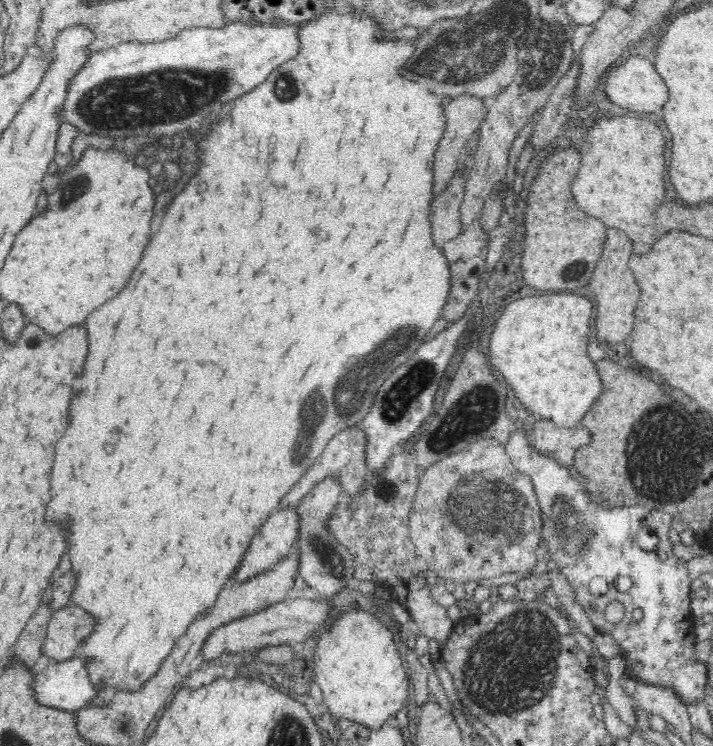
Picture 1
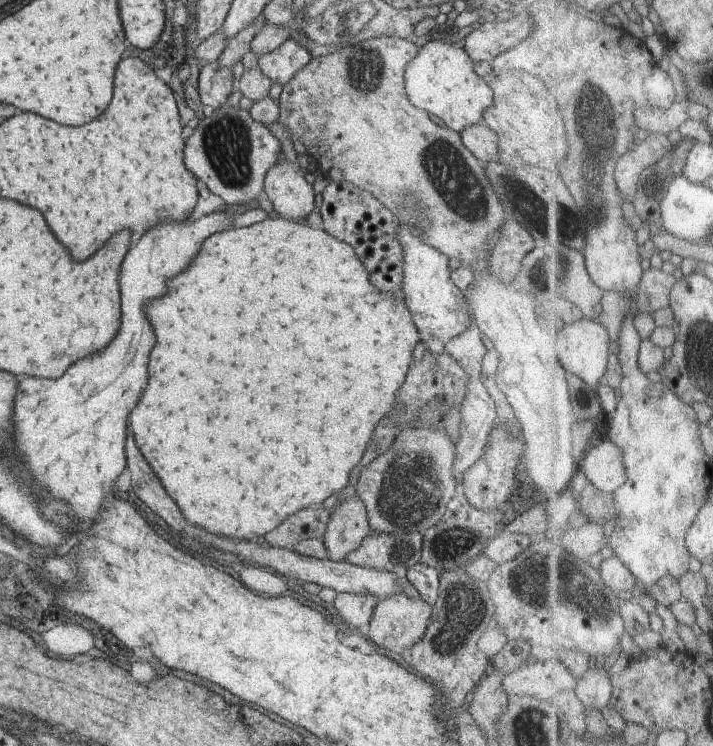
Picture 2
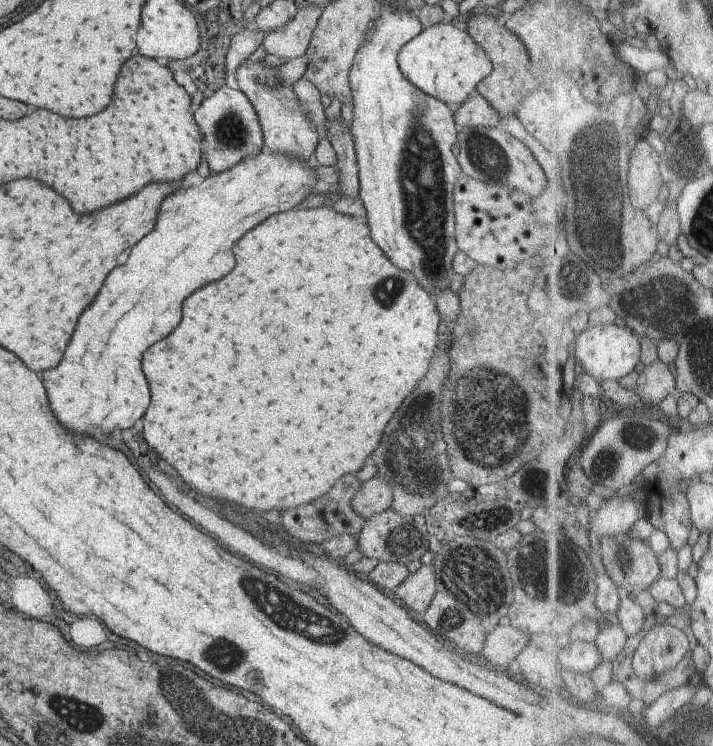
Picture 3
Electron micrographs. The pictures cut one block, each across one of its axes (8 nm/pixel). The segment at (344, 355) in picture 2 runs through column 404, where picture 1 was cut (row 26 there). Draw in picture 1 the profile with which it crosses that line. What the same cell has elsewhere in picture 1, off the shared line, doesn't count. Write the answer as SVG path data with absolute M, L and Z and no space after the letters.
M333 8L333 9L331 9L331 10L329 10L329 11L328 11L328 12L327 12L327 13L325 13L325 14L324 14L324 16L322 16L322 17L318 17L318 18L317 18L317 19L314 19L314 18L313 18L313 19L310 19L310 20L309 20L309 21L308 21L308 22L307 22L307 23L306 23L306 24L305 24L305 25L304 25L304 26L303 26L303 27L302 27L302 28L301 28L301 29L300 29L300 30L299 30L299 43L300 43L300 48L299 48L299 53L298 53L298 54L297 54L297 55L296 55L296 56L295 56L295 57L294 57L294 58L293 58L293 59L290 59L290 60L289 60L289 61L286 61L286 62L285 62L285 63L284 63L284 64L282 64L282 66L281 66L281 67L278 67L278 68L275 68L275 69L274 69L274 70L273 70L273 71L272 71L272 74L269 74L269 75L268 75L268 78L267 78L267 79L266 79L266 80L265 80L265 81L264 81L264 82L263 82L263 83L262 83L262 84L259 84L259 85L258 85L258 86L257 86L257 87L256 87L256 88L254 88L254 90L253 90L253 91L250 91L250 92L249 92L249 93L246 93L246 94L245 94L245 95L242 95L242 96L241 96L241 97L238 97L238 98L237 98L237 99L236 99L236 100L234 100L234 102L231 102L231 104L230 104L230 106L229 106L229 108L228 108L228 109L227 109L227 110L226 110L226 111L224 111L224 112L223 112L223 113L222 113L222 114L221 114L221 122L220 122L220 123L219 123L219 124L218 124L218 125L216 125L216 126L214 126L214 127L213 127L213 128L214 128L214 129L213 129L213 130L212 130L212 131L211 131L211 132L210 132L210 133L209 133L209 135L208 135L208 136L206 136L206 140L202 140L202 142L200 142L200 156L199 156L199 157L200 157L200 168L198 168L198 172L196 172L196 176L194 176L194 178L192 178L192 179L191 179L191 180L190 180L190 182L188 182L188 184L186 184L186 188L184 188L184 190L182 190L182 192L180 192L180 194L178 194L178 196L176 196L176 198L174 198L174 202L172 202L172 204L170 204L170 208L168 208L168 210L166 210L166 214L164 214L164 218L162 218L162 222L160 222L160 230L158 230L158 232L156 232L156 234L154 234L154 236L152 236L152 240L150 240L150 244L148 244L148 246L146 246L146 250L144 250L144 254L142 254L142 260L140 260L140 264L138 264L138 266L136 266L136 270L134 270L134 272L132 272L132 276L130 276L130 280L128 280L128 282L126 282L126 288L124 288L124 290L122 290L122 292L120 292L120 294L118 294L118 296L116 296L116 298L112 298L112 300L108 300L108 302L106 302L106 304L102 304L102 306L100 306L100 308L96 308L96 310L94 310L94 312L92 312L92 314L90 314L90 316L88 316L88 320L86 320L86 330L88 330L88 344L90 344L90 348L88 348L88 358L86 358L86 366L84 366L84 370L82 370L82 376L80 376L80 386L82 386L82 388L80 388L80 390L78 390L78 394L82 394L82 398L72 398L72 402L70 402L70 428L68 428L68 430L66 430L66 432L64 432L64 436L62 436L62 438L60 438L60 444L58 444L58 446L56 446L56 456L54 456L54 470L52 470L52 490L50 490L50 492L52 492L52 500L50 500L50 506L46 506L46 520L54 520L54 522L56 522L56 524L68 524L68 526L70 526L70 536L68 536L68 544L72 544L72 546L70 546L70 548L68 548L68 554L72 554L72 556L74 556L74 558L70 558L70 562L72 562L72 570L74 570L74 572L76 572L76 584L74 584L74 589L73 589L73 592L72 592L72 595L71 595L71 604L72 604L72 605L74 605L74 606L78 606L78 607L79 607L79 608L82 608L82 609L83 609L83 610L84 610L84 611L85 611L85 612L88 612L88 613L90 613L90 615L91 615L91 616L92 616L92 617L93 617L93 620L95 620L95 622L96 622L96 625L95 625L95 626L94 626L94 629L93 629L93 631L92 631L92 632L90 632L90 634L88 634L88 636L86 636L86 638L84 638L84 640L82 640L82 642L80 642L80 646L78 646L78 651L77 651L77 653L78 653L78 654L77 654L77 656L78 656L78 657L80 657L80 658L83 658L83 659L86 659L86 660L85 660L85 664L86 664L86 665L87 665L87 667L86 667L86 669L88 669L88 677L90 677L90 683L92 683L92 685L94 685L94 689L98 689L98 690L103 690L103 689L104 689L104 688L105 688L105 687L107 687L107 686L108 686L108 688L113 688L113 689L114 689L114 691L115 691L115 692L118 692L118 691L137 691L137 690L138 690L138 689L139 689L139 688L140 688L140 687L141 687L141 686L142 686L142 685L143 685L143 684L144 684L144 683L145 683L145 682L146 682L146 681L147 681L147 680L150 680L150 679L151 679L151 678L152 678L152 677L153 677L153 676L154 676L154 675L155 675L155 674L156 674L156 673L157 673L157 672L158 672L158 669L159 669L159 668L160 668L160 667L162 667L162 664L164 664L164 660L166 660L166 658L168 658L168 656L170 656L170 651L171 651L171 650L172 650L172 647L173 647L173 646L174 646L174 643L175 643L175 642L176 642L176 639L177 639L177 638L180 638L180 637L181 637L181 636L182 636L182 635L183 635L183 634L184 634L184 633L185 633L185 632L186 632L186 631L187 631L187 630L188 630L188 628L190 628L190 626L191 626L191 625L192 625L192 624L194 624L194 622L195 622L195 621L196 621L196 620L197 620L197 618L198 618L198 617L201 617L201 616L202 616L202 615L203 615L203 614L205 614L205 613L206 613L206 612L207 612L207 611L208 611L208 610L210 610L210 608L213 608L213 607L214 607L214 604L215 604L215 603L216 603L216 600L217 600L217 598L218 598L218 594L220 594L220 592L222 592L222 588L224 588L224 587L225 587L225 584L226 584L226 583L227 583L227 582L228 582L228 581L230 581L230 580L233 580L233 574L234 574L234 573L235 573L235 572L236 572L236 570L237 570L237 568L238 568L238 567L239 567L239 566L240 566L240 565L241 565L241 560L242 560L242 559L243 559L243 556L244 556L244 555L245 555L245 552L246 552L246 551L247 551L247 550L248 550L248 547L249 547L249 546L250 546L250 543L251 543L251 542L252 542L252 539L253 539L253 538L254 538L254 536L256 536L256 533L257 533L257 532L258 532L258 529L259 529L259 528L260 528L260 526L262 526L262 524L264 524L264 521L265 521L265 520L266 520L266 519L267 519L267 518L268 518L268 517L269 517L269 516L270 516L270 515L271 515L271 514L272 514L272 513L273 513L273 511L274 511L274 510L276 510L276 509L278 509L278 506L279 506L279 504L280 504L280 503L281 503L281 500L282 500L282 499L283 499L283 496L284 496L284 495L285 495L285 494L286 494L286 493L287 493L287 492L288 492L288 491L289 491L289 490L290 490L290 489L291 489L291 488L292 488L292 487L294 487L294 486L295 486L295 485L296 485L296 484L297 484L297 482L298 482L298 481L299 481L299 480L300 480L300 479L301 479L301 478L302 478L302 476L304 476L304 474L306 474L306 471L307 471L307 470L306 470L306 468L308 468L308 469L309 469L309 468L310 468L310 465L311 465L311 464L314 464L314 461L317 461L317 460L318 460L318 457L319 457L319 456L322 456L322 451L323 451L323 449L325 449L325 448L326 448L326 445L327 445L327 441L329 441L329 440L332 440L332 438L334 438L334 436L336 436L336 434L338 434L338 432L342 432L342 428L346 428L346 426L347 426L347 425L350 425L350 424L357 424L357 423L359 423L359 422L360 422L360 421L361 421L361 419L363 419L363 418L364 418L364 416L366 416L366 414L368 414L368 412L369 412L369 411L370 411L370 410L371 410L371 407L372 407L372 404L373 404L373 403L372 403L372 402L373 402L373 400L374 400L374 398L375 398L375 394L376 394L376 393L377 393L377 392L378 392L378 389L379 389L379 388L380 388L380 385L381 385L381 384L382 384L382 383L383 383L383 382L384 382L384 380L386 380L386 377L387 377L387 376L388 376L388 375L389 375L389 374L390 374L390 372L392 372L392 370L394 370L394 368L396 368L396 366L400 366L400 364L402 364L402 362L403 362L403 361L404 361L404 360L406 360L406 358L408 358L408 356L412 356L412 354L414 354L414 350L416 350L416 348L418 348L418 346L419 346L419 345L421 345L421 344L422 344L422 343L423 343L423 340L422 340L422 339L423 339L423 337L424 337L424 336L426 336L426 333L427 333L427 332L430 332L430 328L432 328L432 326L434 326L434 323L435 323L435 322L436 322L436 321L437 321L437 319L438 319L438 316L442 316L442 306L443 306L443 305L444 305L444 304L446 304L446 298L447 298L447 294L448 294L448 293L449 293L449 292L450 292L450 267L448 267L448 265L447 265L447 261L446 261L446 260L445 260L445 257L444 257L444 256L443 256L443 254L442 254L442 251L441 251L441 250L440 250L440 249L439 249L439 248L438 248L438 247L436 247L436 245L434 245L434 241L432 241L432 237L431 237L431 236L430 236L430 216L431 216L431 202L432 202L432 201L433 201L433 200L432 200L432 194L433 194L433 193L432 193L432 190L433 190L433 177L434 177L434 174L433 174L433 173L432 173L432 172L431 172L431 171L432 171L432 158L433 158L433 157L434 157L434 154L435 154L435 153L436 153L436 150L437 150L437 147L438 147L438 144L439 144L439 143L440 143L440 140L441 140L441 139L442 139L442 136L443 136L443 133L444 133L444 129L445 129L445 126L446 126L446 124L445 124L445 118L444 118L444 110L443 110L443 108L442 108L442 106L441 106L441 105L440 105L440 101L441 101L441 96L440 96L440 95L436 95L436 94L434 94L434 93L432 93L432 92L430 92L430 90L429 90L429 89L428 89L428 88L426 88L426 86L423 86L423 85L422 85L422 84L418 84L418 83L417 83L417 82L414 82L414 81L412 81L412 82L410 82L410 80L404 80L404 78L398 78L398 70L400 70L400 66L402 66L402 64L406 64L406 60L408 60L408 58L410 58L410 56L412 56L412 52L414 52L414 45L412 45L412 42L411 42L411 41L404 41L404 40L396 40L396 41L391 41L391 42L387 42L387 41L378 41L378 37L379 37L379 36L381 36L381 35L382 35L382 34L385 34L385 33L386 33L386 32L382 32L382 31L380 31L380 29L378 29L378 25L376 25L376 21L374 21L374 19L370 19L370 17L368 17L368 15L364 15L364 13L362 13L362 14L361 14L361 16L363 16L363 17L362 17L362 18L361 18L361 19L358 19L358 16L357 16L357 11L356 11L356 10L354 10L354 13L350 13L350 14L349 14L349 15L348 15L348 14L345 14L345 15L344 15L344 14L342 14L342 13L336 13L336 11L334 11L334 8Z

